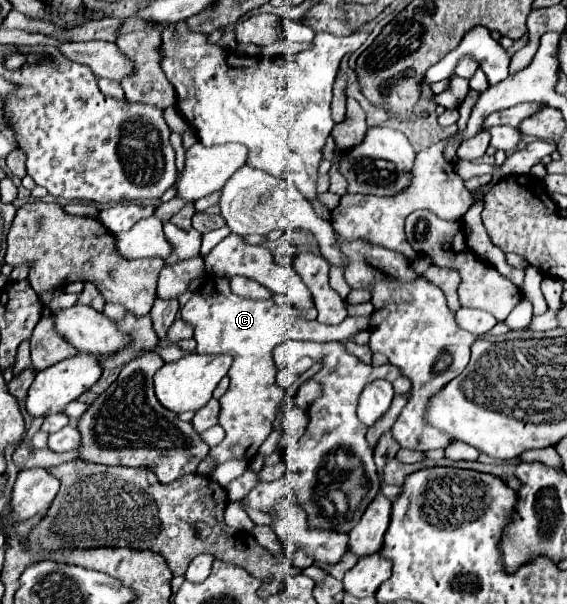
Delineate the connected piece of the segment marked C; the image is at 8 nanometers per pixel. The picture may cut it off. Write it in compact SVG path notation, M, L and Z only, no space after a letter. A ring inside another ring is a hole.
M206 275L200 289L192 293L192 299L182 307L182 319L192 323L194 339L198 343L196 353L208 355L230 355L232 367L230 387L220 397L218 423L224 427L224 441L210 449L214 461L212 471L230 459L250 459L258 453L260 445L272 433L272 421L276 419L278 407L284 403L286 391L276 383L276 361L274 347L288 339L306 337L308 341L346 341L362 329L368 329L368 317L346 317L340 325L322 325L316 319L304 319L290 303L278 305L274 299L246 299L230 291L226 277Z

